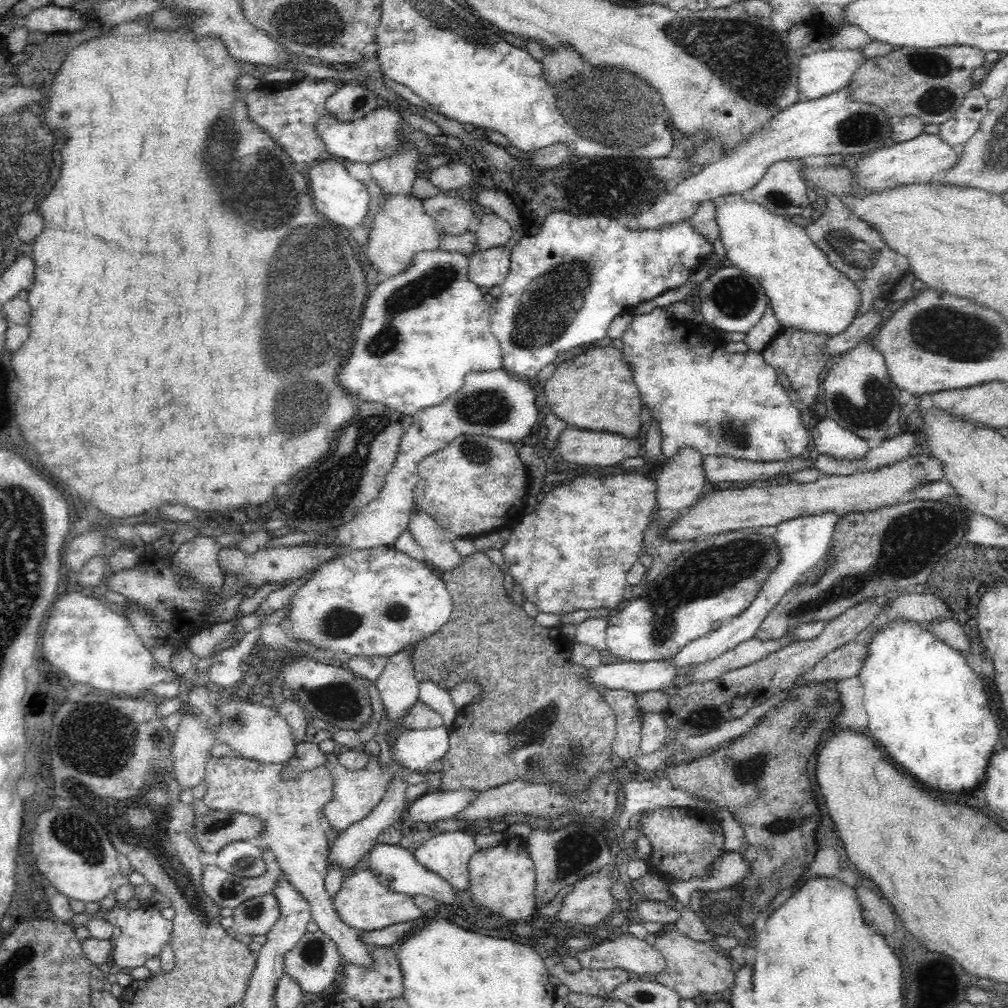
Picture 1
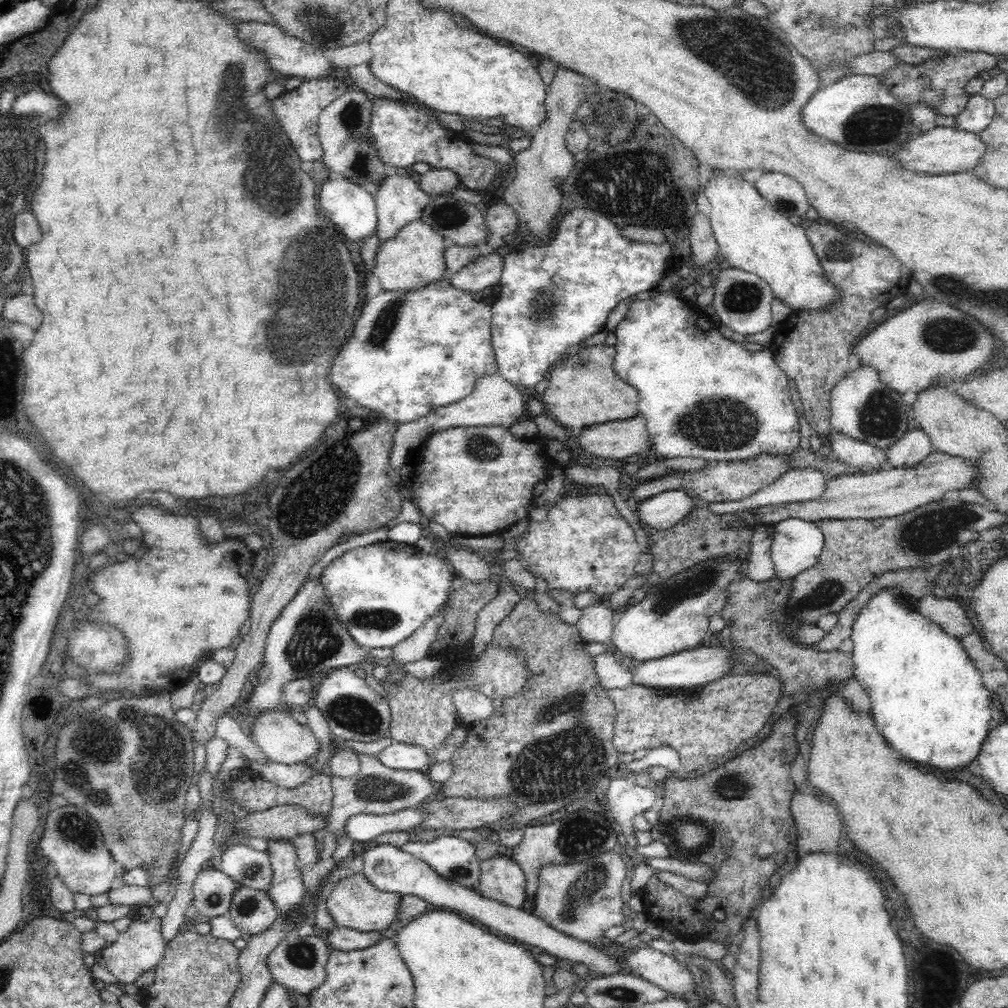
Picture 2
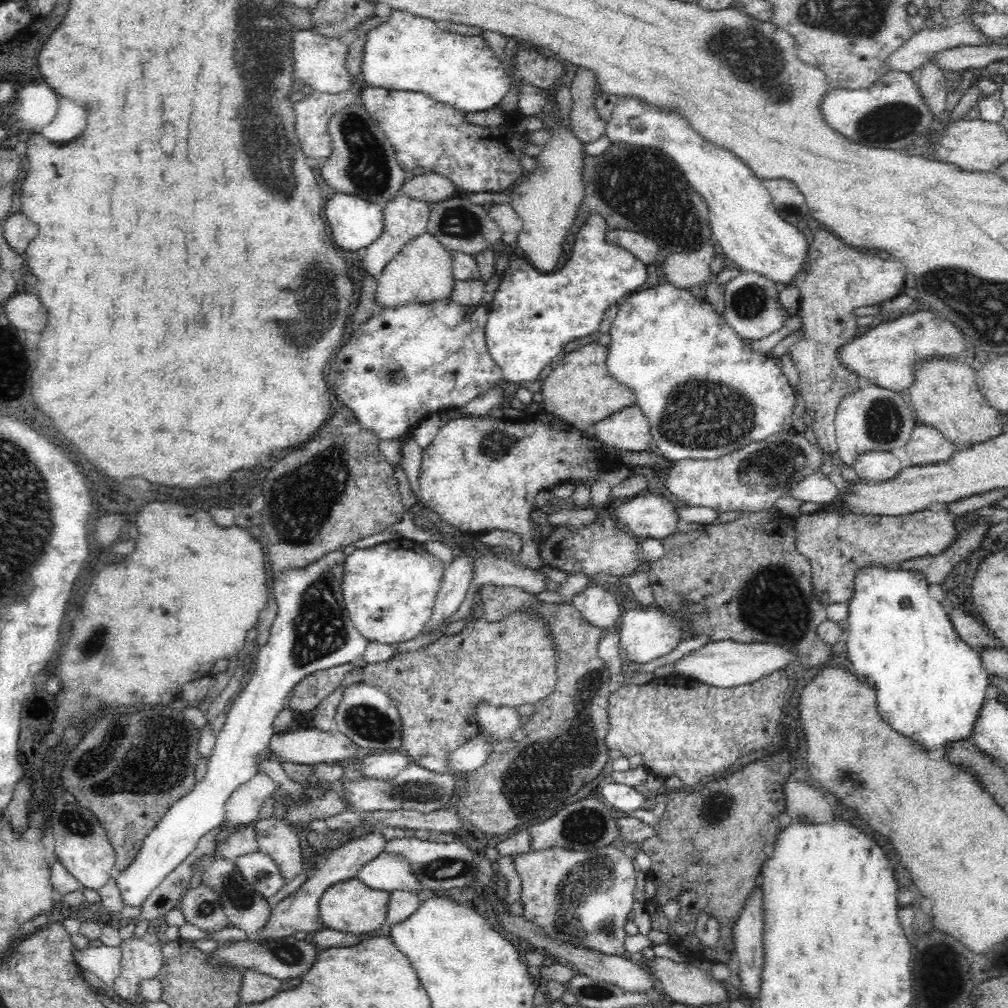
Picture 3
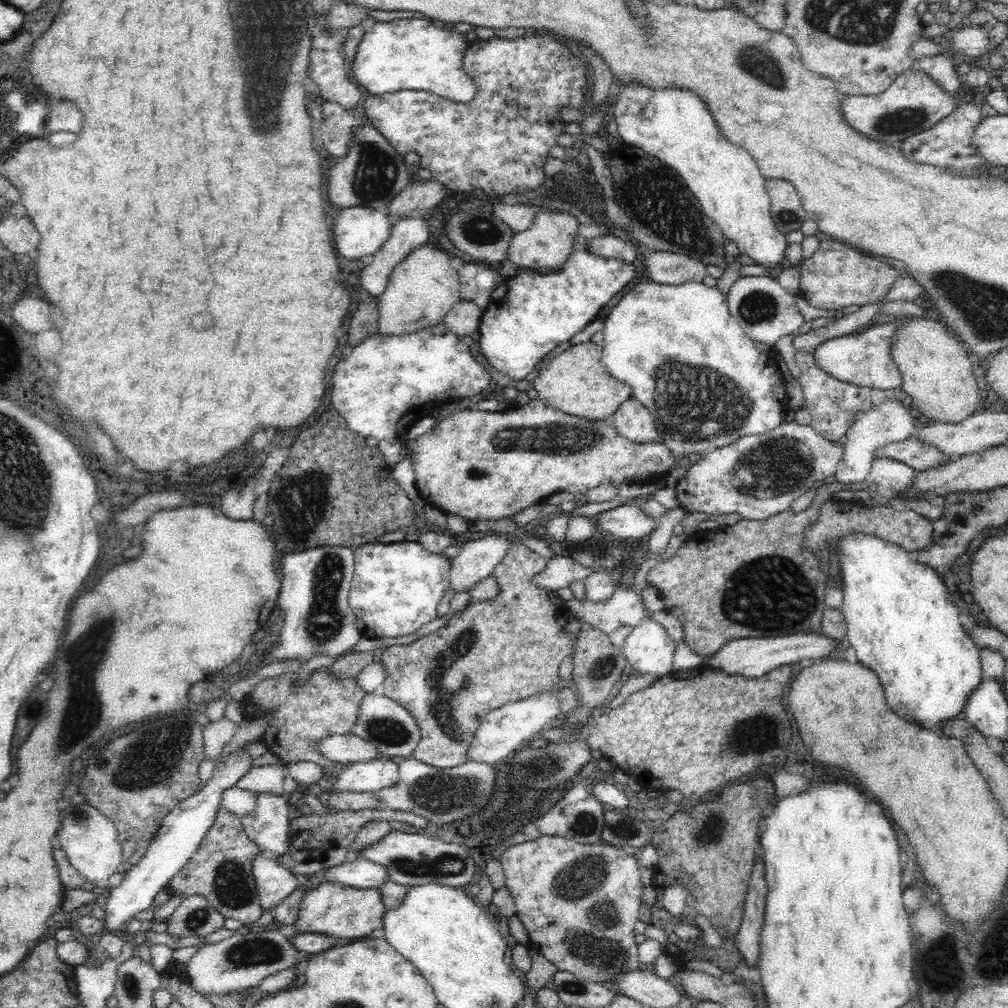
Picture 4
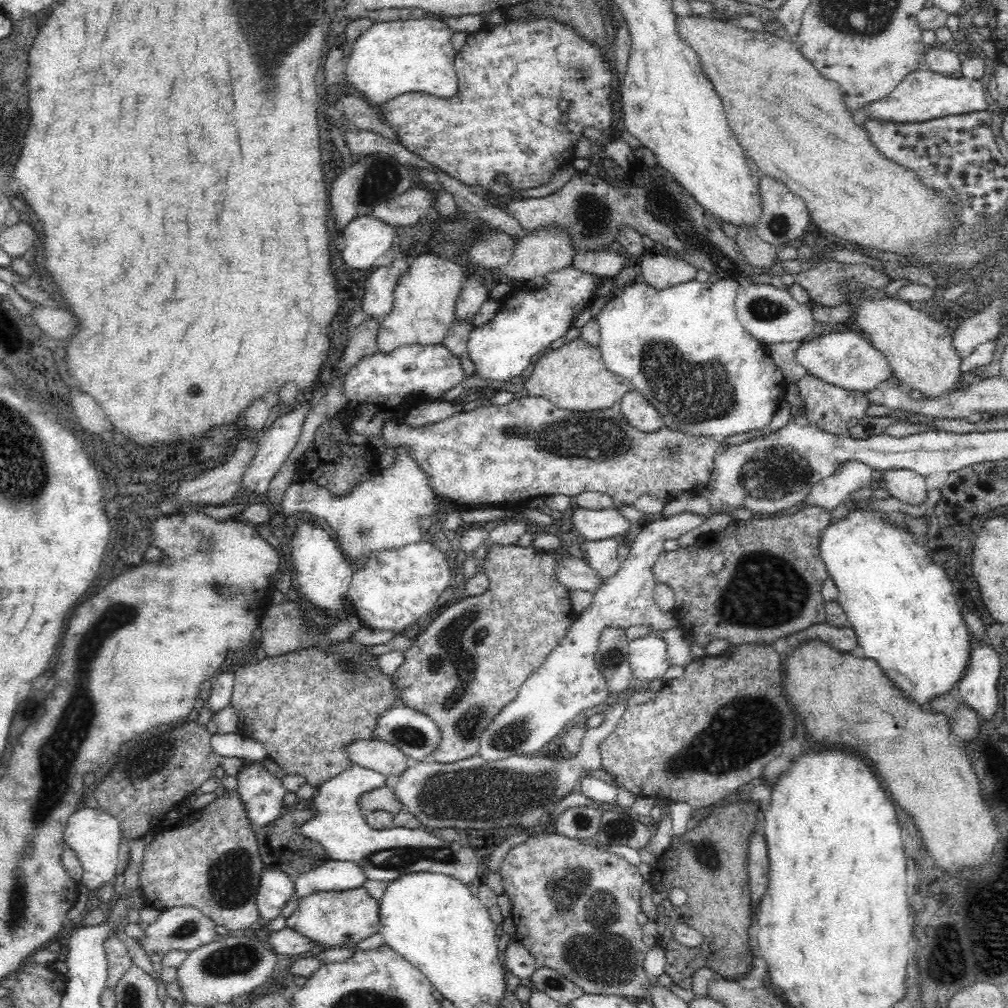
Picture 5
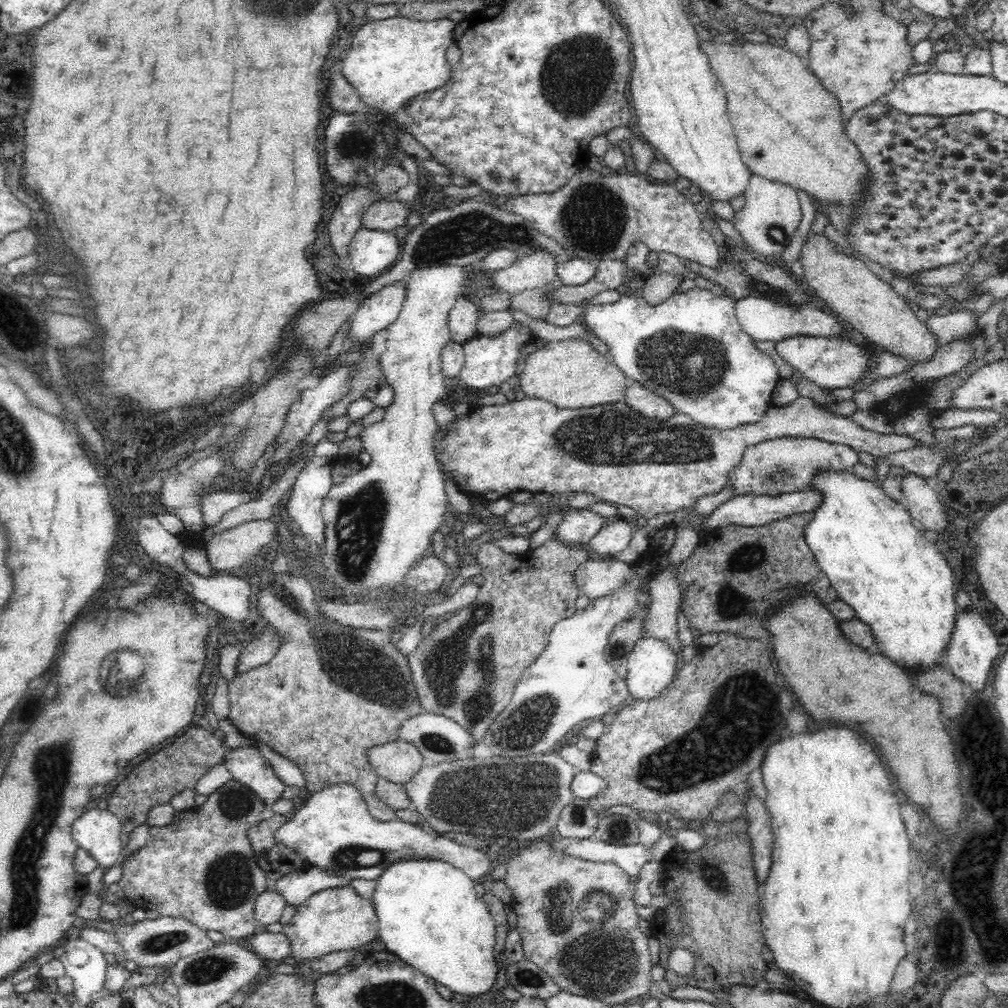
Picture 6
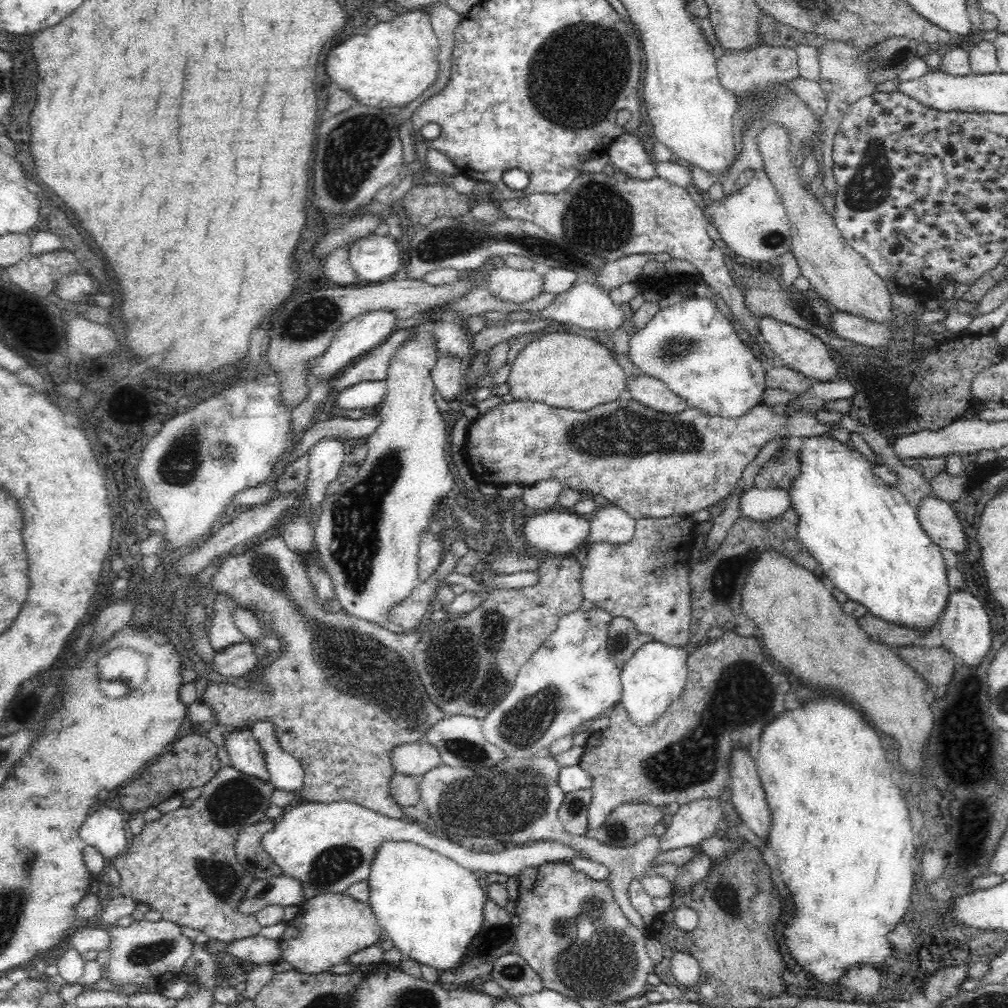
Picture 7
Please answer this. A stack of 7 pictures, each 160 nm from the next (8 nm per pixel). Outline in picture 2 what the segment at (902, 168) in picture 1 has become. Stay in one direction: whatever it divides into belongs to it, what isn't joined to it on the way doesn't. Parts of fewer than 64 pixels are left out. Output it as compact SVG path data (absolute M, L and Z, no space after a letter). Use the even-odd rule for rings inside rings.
M936 126L932 130L914 135L898 154L896 160L906 170L934 175L972 172L986 155L987 147L979 133L954 126Z

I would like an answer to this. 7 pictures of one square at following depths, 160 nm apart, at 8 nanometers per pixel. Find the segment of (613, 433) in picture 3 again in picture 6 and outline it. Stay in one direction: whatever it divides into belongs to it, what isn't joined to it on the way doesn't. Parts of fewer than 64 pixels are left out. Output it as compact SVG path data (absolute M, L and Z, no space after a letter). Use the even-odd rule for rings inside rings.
M634 381L626 391L626 402L632 409L638 410L642 416L646 418L658 418L658 420L664 420L664 418L670 418L674 416L674 408L659 397L658 394L650 394L651 390L645 386Z

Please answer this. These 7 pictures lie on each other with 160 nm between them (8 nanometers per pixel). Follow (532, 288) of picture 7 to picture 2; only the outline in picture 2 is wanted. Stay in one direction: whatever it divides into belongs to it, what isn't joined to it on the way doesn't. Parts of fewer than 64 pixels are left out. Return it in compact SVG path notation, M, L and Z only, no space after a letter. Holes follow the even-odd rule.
M560 67L552 86L547 88L546 102L543 102L546 118L535 129L530 148L514 154L517 175L512 184L508 185L508 190L503 192L503 200L515 210L520 231L524 230L528 235L548 238L563 212L561 184L569 177L576 162L575 156L568 149L566 135L572 125L573 114L585 101L586 94L594 90L594 86L594 81Z

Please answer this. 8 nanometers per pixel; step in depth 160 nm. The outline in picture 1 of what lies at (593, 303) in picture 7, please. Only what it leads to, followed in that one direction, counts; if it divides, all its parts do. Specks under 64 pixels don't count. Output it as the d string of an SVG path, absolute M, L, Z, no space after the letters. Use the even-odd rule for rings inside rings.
M664 306L654 308L648 313L638 314L632 316L632 322L630 326L624 330L622 339L622 358L632 367L633 383L636 383L639 393L641 394L641 400L643 405L650 409L651 420L654 420L658 424L658 428L661 434L661 454L664 454L666 458L672 458L683 447L693 447L703 457L710 455L727 456L736 460L750 461L750 462L778 462L786 460L790 457L796 457L802 455L802 452L806 450L808 446L808 429L802 419L800 419L800 413L795 406L792 405L790 399L786 395L786 390L782 387L776 368L766 364L763 354L761 352L746 351L742 352L729 352L726 351L724 343L718 337L704 336L700 331L700 328L696 324L681 323L675 321L670 314L667 314Z

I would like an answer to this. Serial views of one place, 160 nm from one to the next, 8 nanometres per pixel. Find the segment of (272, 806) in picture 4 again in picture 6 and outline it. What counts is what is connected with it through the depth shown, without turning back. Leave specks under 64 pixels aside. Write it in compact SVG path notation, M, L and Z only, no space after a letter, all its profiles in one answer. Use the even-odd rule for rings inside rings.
M256 746L226 749L223 763L230 771L232 779L256 793L265 805L271 806L281 798L285 785L277 778L270 763Z

